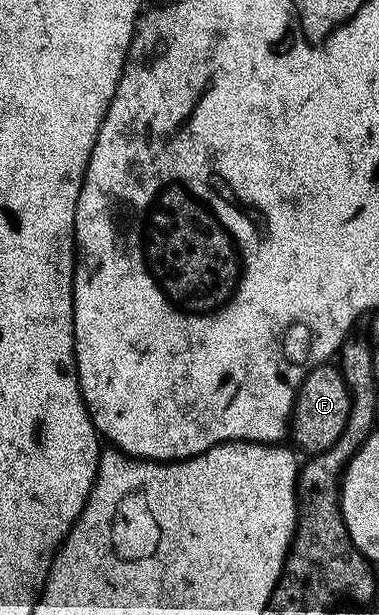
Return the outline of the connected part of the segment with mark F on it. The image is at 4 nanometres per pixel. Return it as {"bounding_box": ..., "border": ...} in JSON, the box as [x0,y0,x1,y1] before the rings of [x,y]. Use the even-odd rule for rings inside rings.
{"bounding_box":[291,362,349,454],"border":[[[329,362],[319,364],[312,372],[308,372],[293,402],[291,440],[293,436],[292,443],[305,454],[325,452],[337,441],[339,434],[343,434],[343,426],[347,426],[349,391],[341,377],[340,367],[333,365],[332,368],[331,365]]]}

